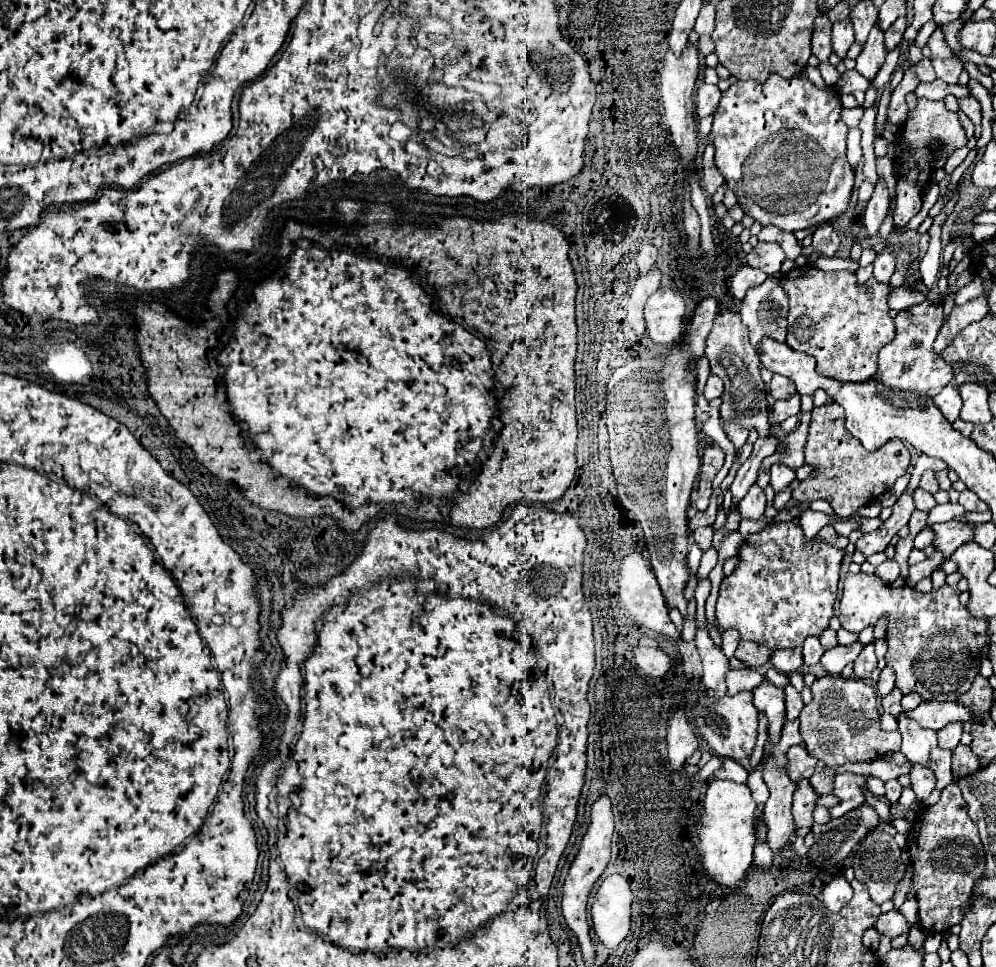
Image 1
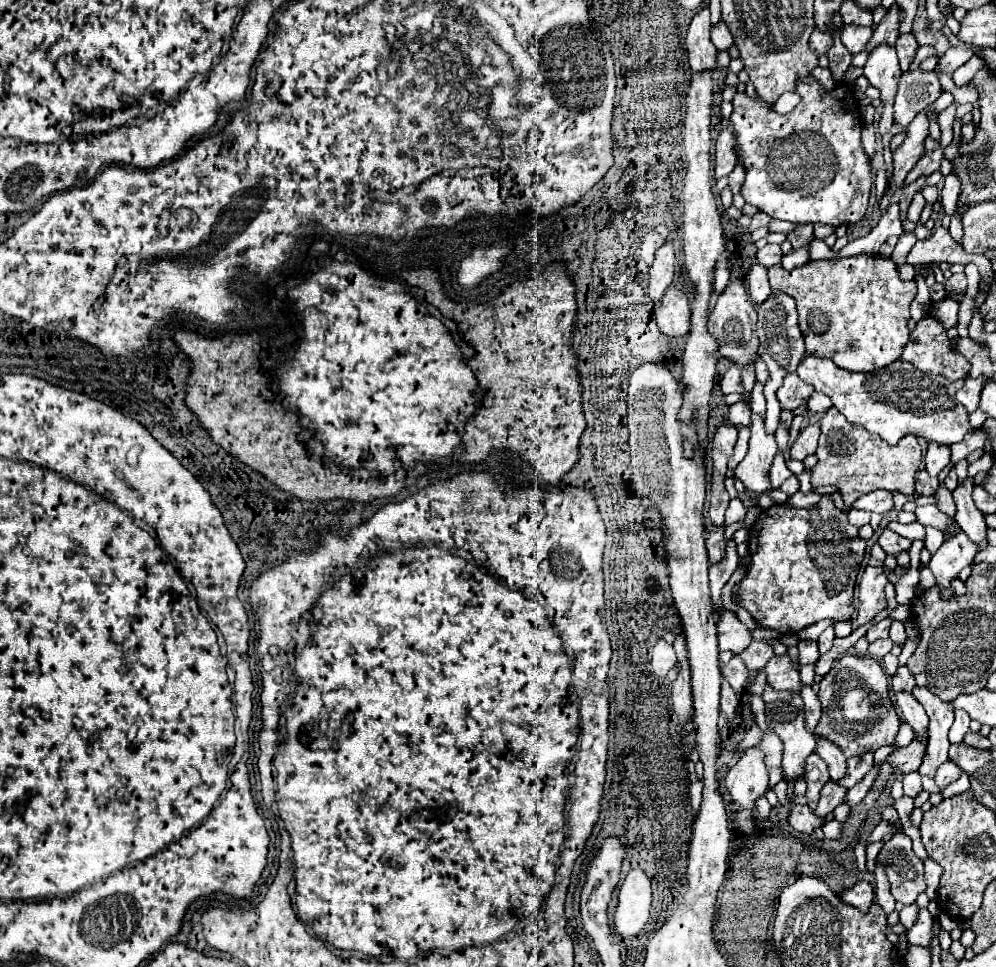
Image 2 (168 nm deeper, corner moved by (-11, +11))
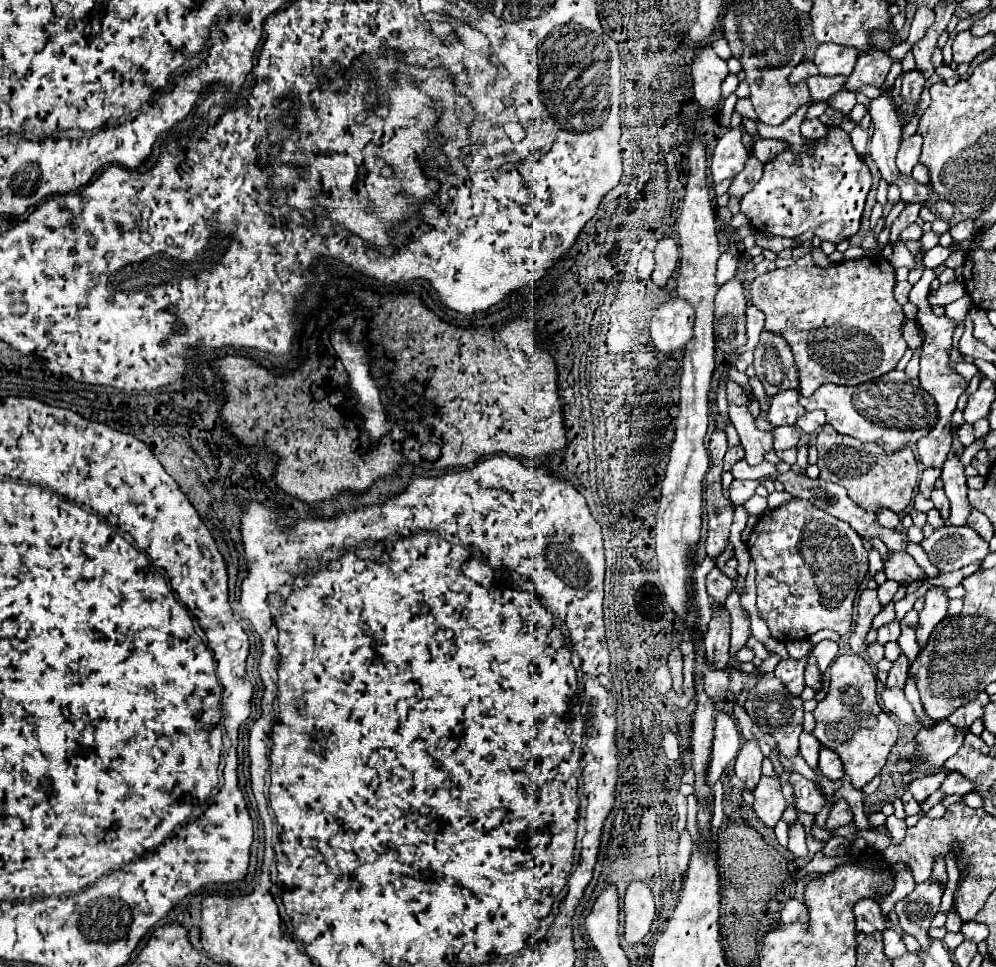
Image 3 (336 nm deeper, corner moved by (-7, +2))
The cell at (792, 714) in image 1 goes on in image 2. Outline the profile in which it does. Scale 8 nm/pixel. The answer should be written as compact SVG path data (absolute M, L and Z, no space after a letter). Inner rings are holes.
M803 686L801 698L805 702L805 724L807 724L807 732L813 734L815 726L817 726L817 722L821 718L821 704L817 700L817 694L809 686Z

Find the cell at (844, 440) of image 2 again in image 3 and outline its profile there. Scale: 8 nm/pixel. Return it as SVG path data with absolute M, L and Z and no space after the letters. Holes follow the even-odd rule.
M825 423L817 433L815 447L819 451L819 477L843 485L849 497L857 505L863 505L863 509L879 511L881 507L887 507L895 513L903 513L911 503L919 475L917 459L911 447L903 447L897 453L885 453L875 443L861 443L855 437L837 433L829 423Z

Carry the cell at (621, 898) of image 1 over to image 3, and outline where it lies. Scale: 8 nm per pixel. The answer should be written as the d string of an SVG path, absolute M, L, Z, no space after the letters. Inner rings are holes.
M641 881L629 883L623 909L625 909L623 937L627 943L639 943L649 933L651 921L655 917L655 901L649 887Z

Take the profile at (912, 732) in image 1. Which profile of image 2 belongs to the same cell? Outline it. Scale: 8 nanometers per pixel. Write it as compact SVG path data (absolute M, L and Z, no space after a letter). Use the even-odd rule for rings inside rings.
M897 692L895 698L897 698L897 706L901 710L901 716L913 728L913 732L917 736L921 736L923 732L927 732L927 724L929 724L927 714L925 714L923 706L915 700L915 696L909 694L909 692Z

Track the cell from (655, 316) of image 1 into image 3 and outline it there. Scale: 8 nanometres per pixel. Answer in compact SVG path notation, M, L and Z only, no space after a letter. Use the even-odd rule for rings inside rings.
M679 297L661 303L653 313L649 329L657 351L679 351L687 345L693 333L693 307Z

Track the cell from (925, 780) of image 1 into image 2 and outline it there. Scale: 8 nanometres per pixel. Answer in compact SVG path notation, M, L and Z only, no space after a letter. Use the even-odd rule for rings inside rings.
M947 760L947 762L941 764L941 768L939 768L937 776L935 776L935 782L937 782L937 786L943 790L943 788L947 788L951 782L955 782L959 776L961 776L961 768L959 768L957 764L953 764L953 762Z

